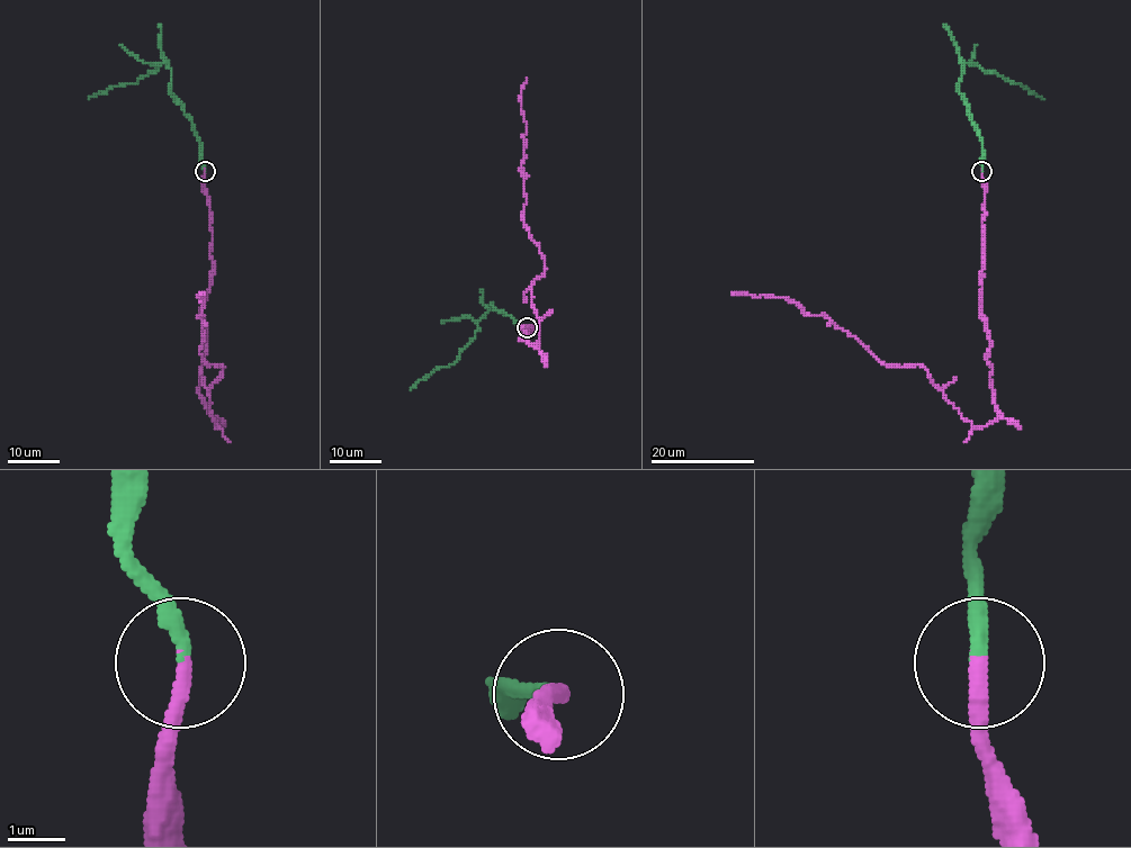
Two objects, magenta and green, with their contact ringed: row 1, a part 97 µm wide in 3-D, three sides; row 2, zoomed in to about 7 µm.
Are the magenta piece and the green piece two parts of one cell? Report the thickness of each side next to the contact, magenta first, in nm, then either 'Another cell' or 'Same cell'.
Thickness 280 nm (magenta) against 280 nm. Same cell

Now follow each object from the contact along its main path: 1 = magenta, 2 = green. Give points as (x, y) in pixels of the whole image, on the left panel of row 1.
1: (205, 170), (214, 271), (198, 396), (218, 426), (209, 388), (223, 367), (202, 358), (205, 291)
2: (205, 170), (200, 140), (169, 90), (171, 70), (165, 63), (135, 82), (88, 98)

